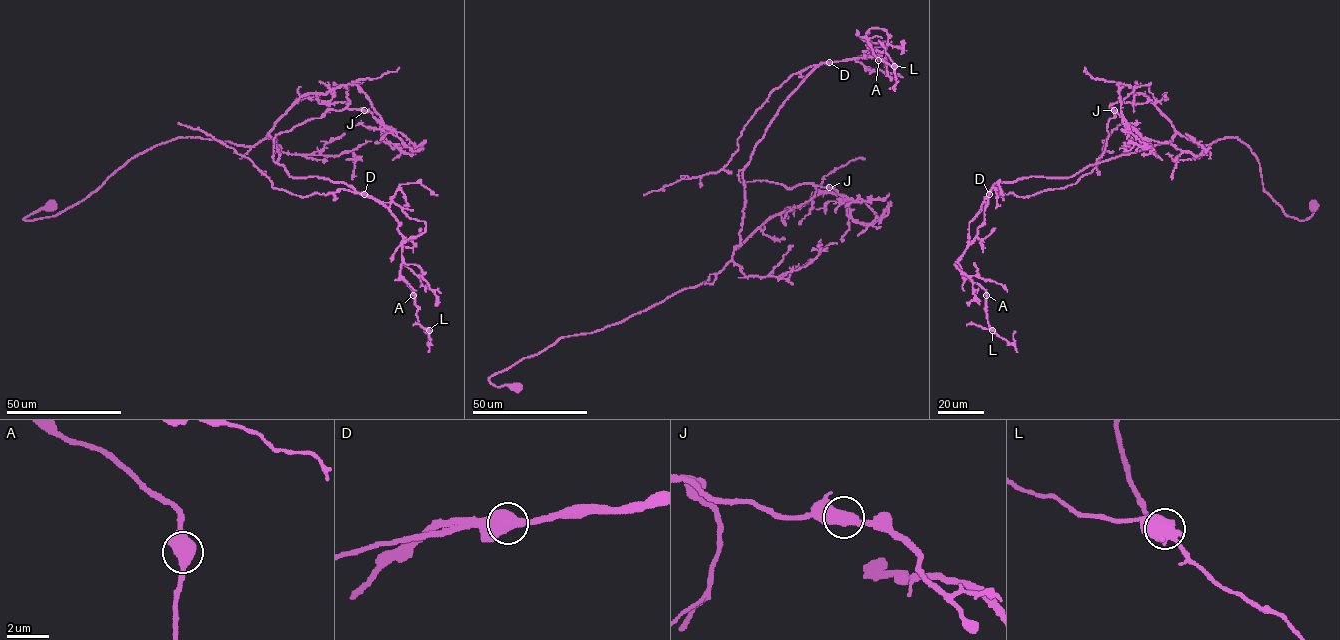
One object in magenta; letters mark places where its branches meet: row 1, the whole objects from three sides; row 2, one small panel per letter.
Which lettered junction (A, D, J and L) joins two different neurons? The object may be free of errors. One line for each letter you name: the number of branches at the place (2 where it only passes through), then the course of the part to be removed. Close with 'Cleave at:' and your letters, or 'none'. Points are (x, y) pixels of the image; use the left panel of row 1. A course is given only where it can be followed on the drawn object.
D: 2 | (364, 193), (341, 189), (302, 196), (274, 188), (246, 157), (204, 131), (177, 123)
Cleave at: D

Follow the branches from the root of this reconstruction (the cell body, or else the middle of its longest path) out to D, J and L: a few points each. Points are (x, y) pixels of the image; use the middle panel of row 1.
D: (517, 387), (489, 378), (723, 268), (740, 244), (744, 166), (783, 103), (829, 62)
J: (517, 387), (489, 378), (562, 337), (701, 284), (762, 224), (809, 201), (812, 183), (829, 187)
L: (517, 387), (489, 378), (723, 268), (744, 166), (817, 66), (862, 58), (867, 32), (894, 66)

